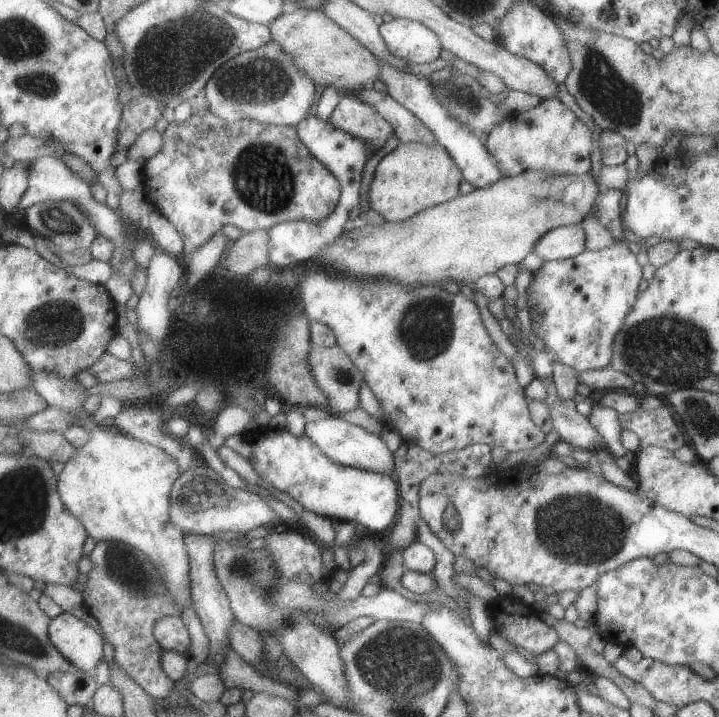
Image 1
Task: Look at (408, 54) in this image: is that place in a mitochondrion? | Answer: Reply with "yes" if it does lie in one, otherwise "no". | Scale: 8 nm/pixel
no

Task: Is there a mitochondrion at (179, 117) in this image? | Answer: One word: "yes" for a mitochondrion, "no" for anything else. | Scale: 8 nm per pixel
no

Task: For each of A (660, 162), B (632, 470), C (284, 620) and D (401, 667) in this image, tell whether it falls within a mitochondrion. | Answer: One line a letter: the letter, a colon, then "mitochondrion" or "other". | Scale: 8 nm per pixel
A: other
B: other
C: mitochondrion
D: mitochondrion

